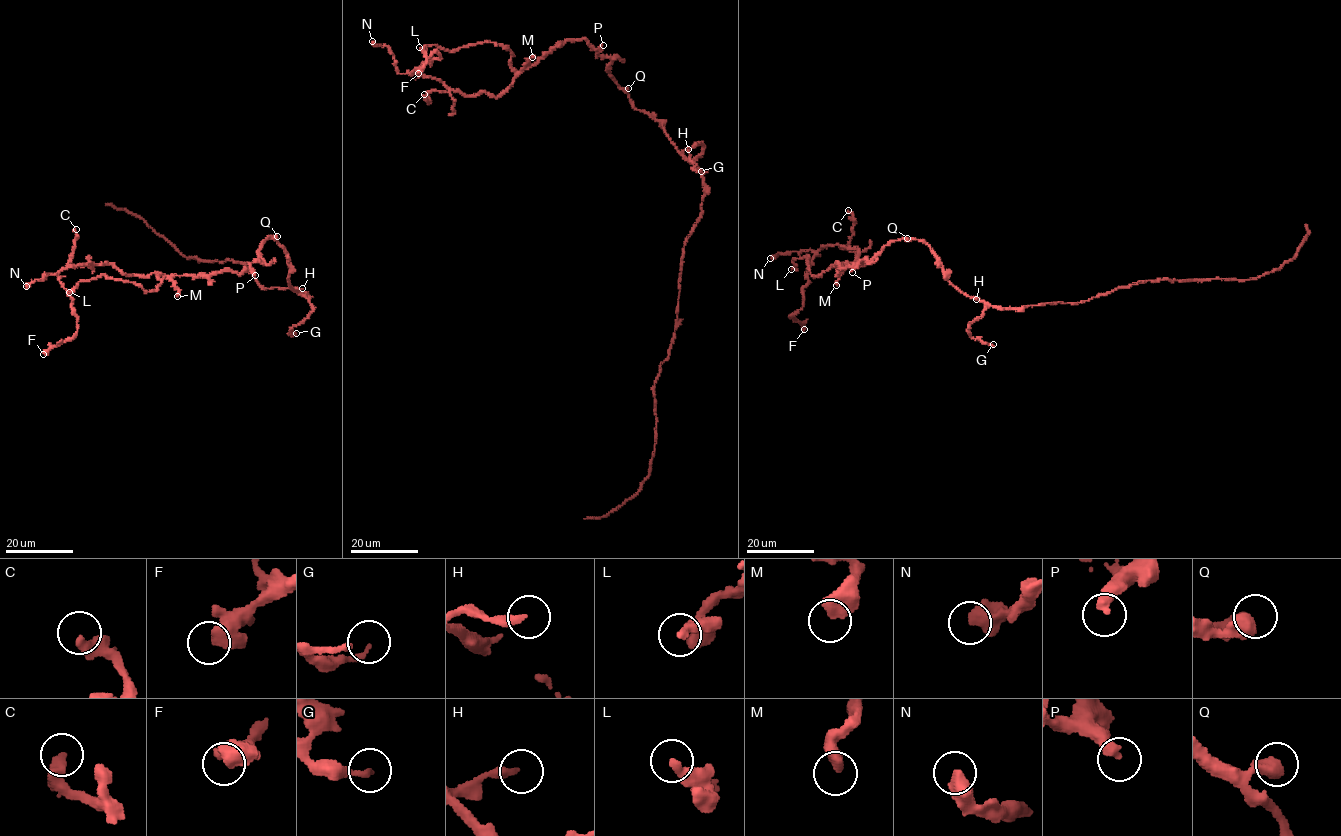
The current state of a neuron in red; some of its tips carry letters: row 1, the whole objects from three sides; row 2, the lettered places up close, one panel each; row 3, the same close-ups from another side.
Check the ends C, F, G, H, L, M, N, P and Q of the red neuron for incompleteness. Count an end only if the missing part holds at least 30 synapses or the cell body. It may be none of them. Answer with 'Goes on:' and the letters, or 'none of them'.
Goes on: none of them

